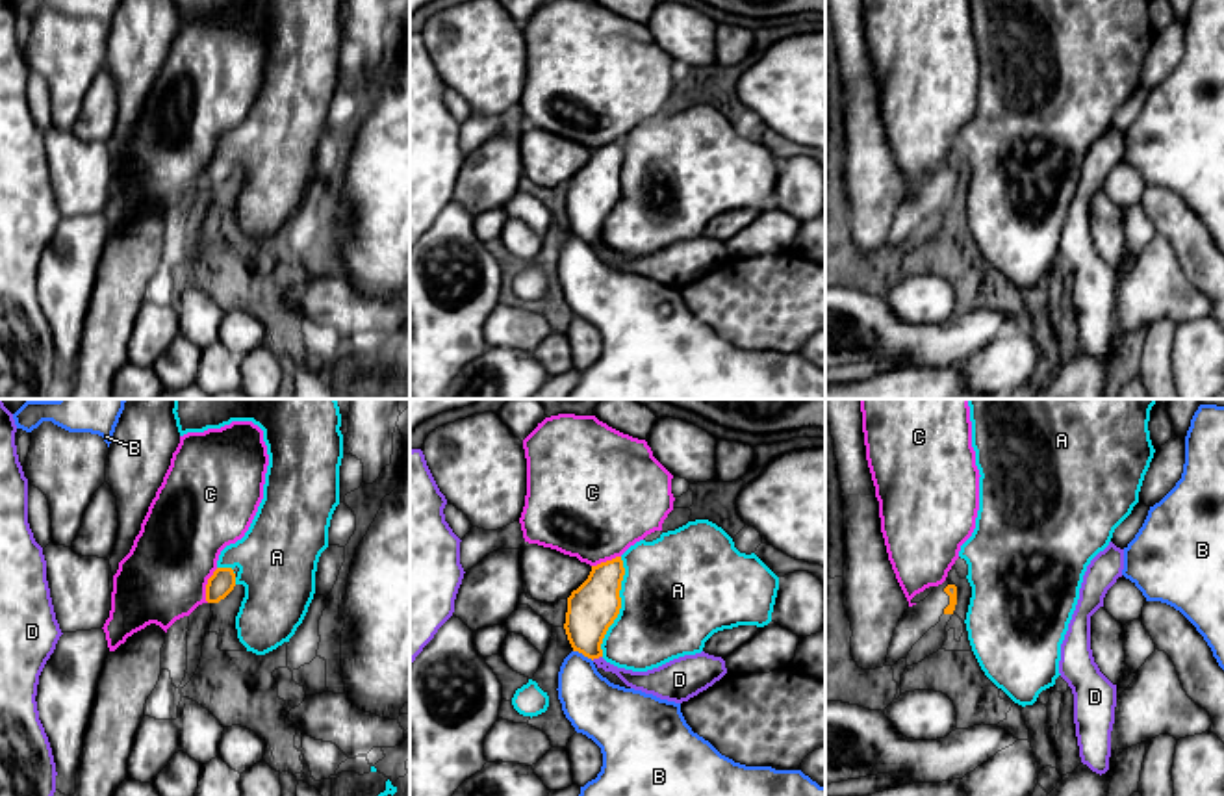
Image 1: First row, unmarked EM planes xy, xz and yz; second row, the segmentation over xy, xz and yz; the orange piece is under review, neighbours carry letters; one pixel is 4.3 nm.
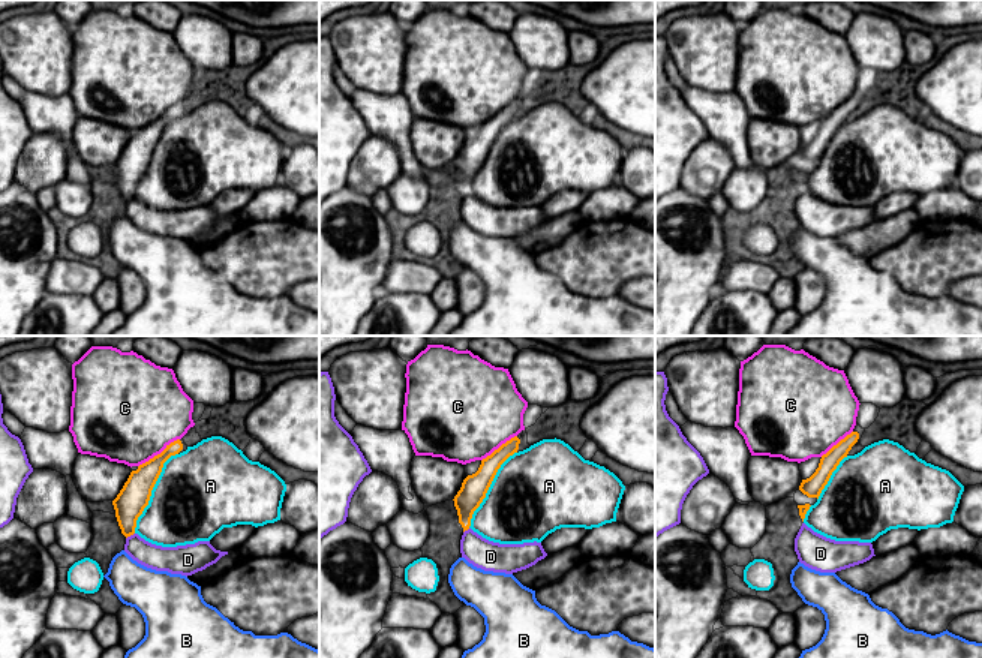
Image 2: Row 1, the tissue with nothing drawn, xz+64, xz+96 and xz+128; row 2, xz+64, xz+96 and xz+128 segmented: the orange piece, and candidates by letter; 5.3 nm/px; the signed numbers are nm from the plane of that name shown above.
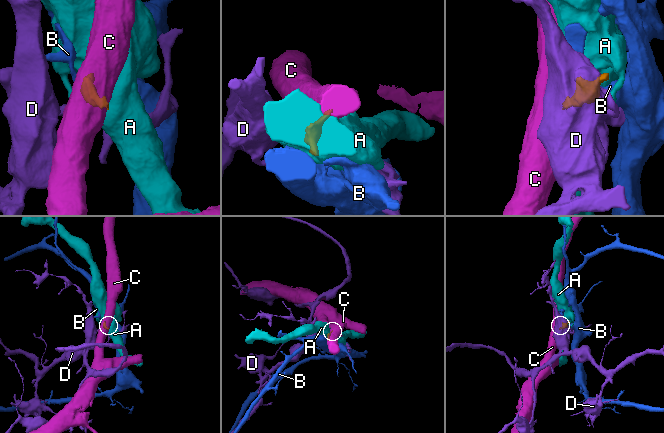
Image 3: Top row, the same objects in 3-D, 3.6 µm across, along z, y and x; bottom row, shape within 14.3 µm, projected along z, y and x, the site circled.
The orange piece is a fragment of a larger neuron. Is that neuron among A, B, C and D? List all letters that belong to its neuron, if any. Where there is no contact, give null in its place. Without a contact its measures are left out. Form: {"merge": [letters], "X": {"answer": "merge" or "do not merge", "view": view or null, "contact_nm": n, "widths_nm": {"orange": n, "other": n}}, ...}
{"merge": [], "A": {"answer": "do not merge", "view": "xz", "contact_nm": 440, "widths_nm": {"orange": 220, "other": 480}}, "B": {"answer": "do not merge", "view": "xz", "contact_nm": 100, "widths_nm": {"orange": 220, "other": 260}}, "C": {"answer": "do not merge", "view": "xy", "contact_nm": 160, "widths_nm": {"orange": 110, "other": 380}}, "D": {"answer": "do not merge", "view": "xz", "contact_nm": 50, "widths_nm": {"orange": 220, "other": 100}}}

